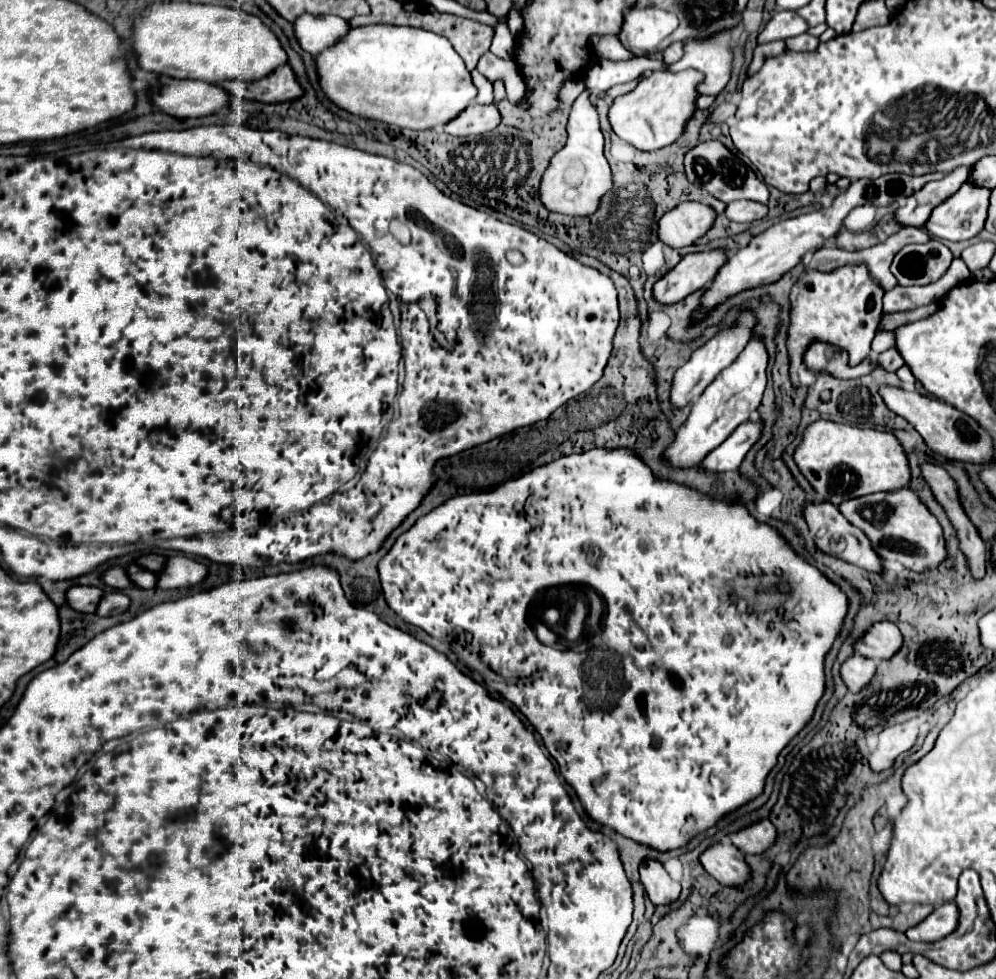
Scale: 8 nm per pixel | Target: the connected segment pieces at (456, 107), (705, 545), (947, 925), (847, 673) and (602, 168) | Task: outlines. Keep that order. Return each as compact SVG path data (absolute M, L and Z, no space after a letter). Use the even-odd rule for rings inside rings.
M366 25L350 29L332 47L326 47L314 57L320 87L328 101L340 109L360 115L366 119L376 119L388 125L406 129L432 129L442 127L454 119L464 107L468 107L476 97L476 87L466 71L460 55L456 55L452 43L442 35L416 27L394 27L394 25Z
M592 449L580 455L568 455L548 465L536 467L524 477L508 481L494 491L452 497L418 519L412 529L402 533L388 555L384 555L378 563L378 571L386 603L406 623L416 625L442 641L450 635L458 635L458 641L462 645L480 653L488 669L496 673L492 677L486 677L486 685L492 685L506 701L516 705L518 711L524 713L534 729L542 735L546 749L560 765L562 777L572 785L588 815L598 823L610 825L620 835L628 835L630 839L658 851L686 845L686 841L690 841L696 833L716 825L722 815L734 811L736 807L752 801L762 793L766 771L770 773L772 765L776 765L778 753L810 721L814 707L824 693L824 657L842 627L848 607L844 593L834 583L830 583L815 566L802 561L778 535L776 529L750 517L744 505L706 497L678 483L658 481L652 475L650 467L644 465L642 459L634 455L634 451L624 449ZM738 577L757 577L766 593L766 588L775 588L776 593L777 584L778 593L783 599L788 595L786 602L764 612L752 609L745 599L727 603L724 597L732 593L732 584ZM538 623L544 623L558 635L558 643L562 643L560 649L548 647L538 641ZM632 639L642 639L642 645L632 645ZM778 723L788 723L790 727L778 729Z
M944 903L936 907L922 923L916 927L910 927L906 931L906 937L910 941L936 941L942 939L944 935L950 935L956 929L958 923L958 907L954 903Z
M852 655L842 663L840 677L850 693L858 693L872 679L874 671L876 671L876 663L872 659Z
M586 89L574 101L566 129L568 141L564 149L552 157L552 163L544 173L540 185L542 187L540 197L546 209L574 217L592 215L600 205L600 197L612 187L612 173L604 157L604 137L602 137L599 117L590 102L589 95L590 91Z

